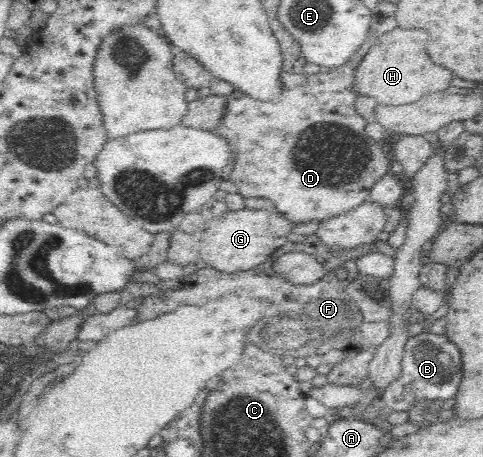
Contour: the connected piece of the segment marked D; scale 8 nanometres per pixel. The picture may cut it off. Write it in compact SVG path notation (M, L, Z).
M358 52L342 66L332 68L331 71L326 73L318 72L308 75L304 72L294 74L283 70L280 73L281 91L279 92L279 97L277 99L256 99L246 93L242 93L240 89L235 89L234 92L230 93L230 96L227 98L224 118L222 118L220 126L217 126L215 130L218 136L229 142L234 155L238 156L238 160L254 160L254 162L234 162L234 168L232 168L232 178L230 178L230 180L238 186L238 190L240 190L244 196L248 196L248 198L268 198L268 200L276 204L278 211L286 212L284 217L288 218L288 220L293 224L312 222L312 220L324 222L324 220L328 220L328 218L334 218L336 215L349 212L352 208L356 208L356 206L360 206L360 204L364 204L364 202L368 201L370 190L376 186L378 179L391 173L390 169L388 170L391 162L380 148L372 146L372 144L375 143L373 140L366 138L365 128L367 122L355 109L356 93L353 91L355 83L355 68L359 65L365 54L366 53Z

